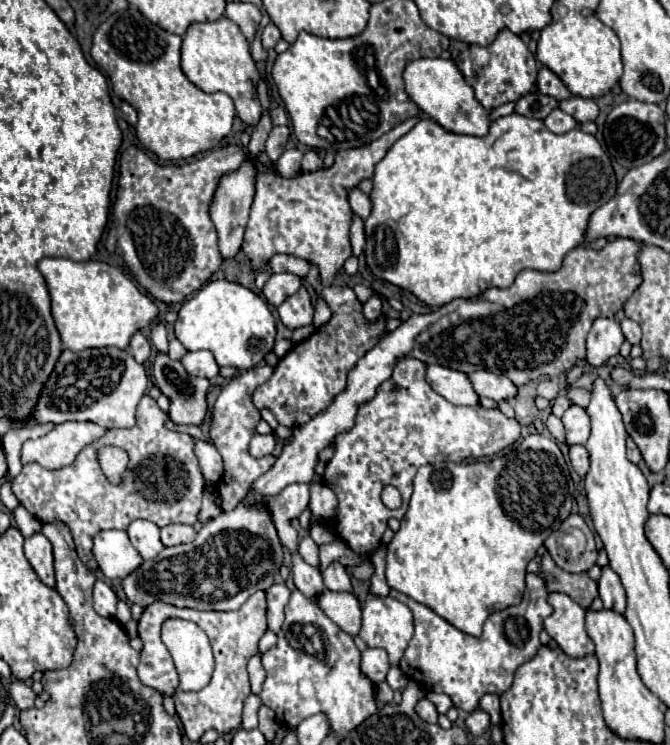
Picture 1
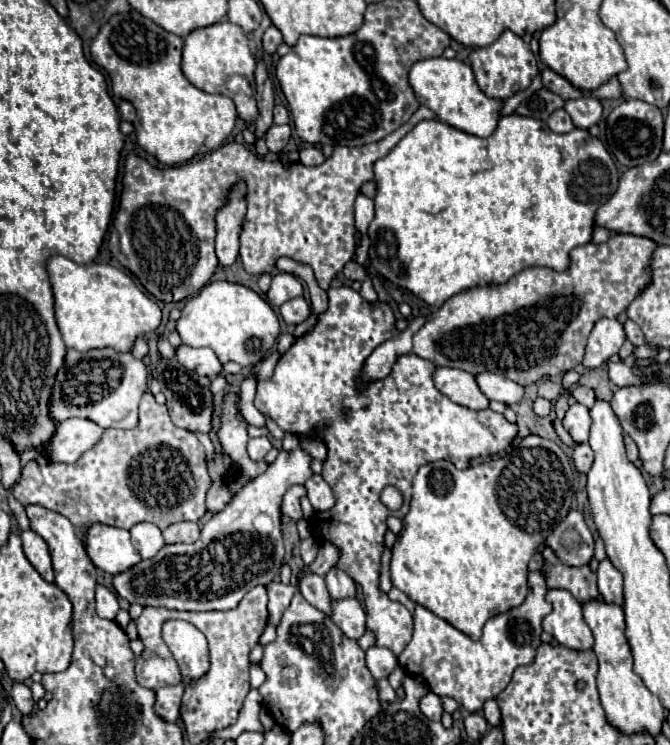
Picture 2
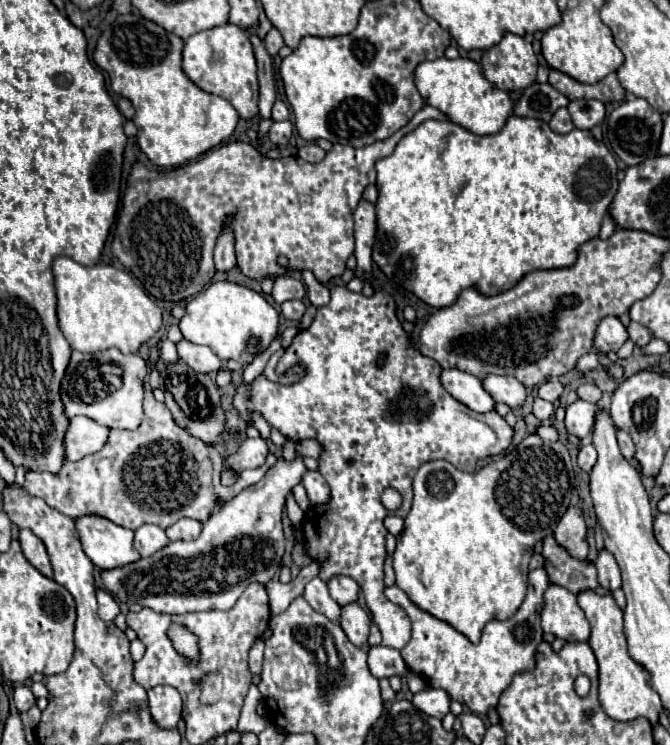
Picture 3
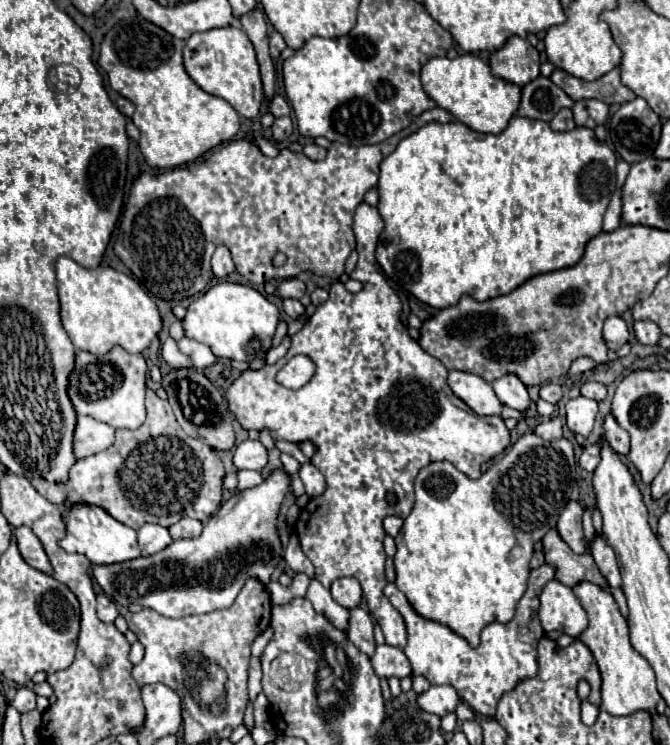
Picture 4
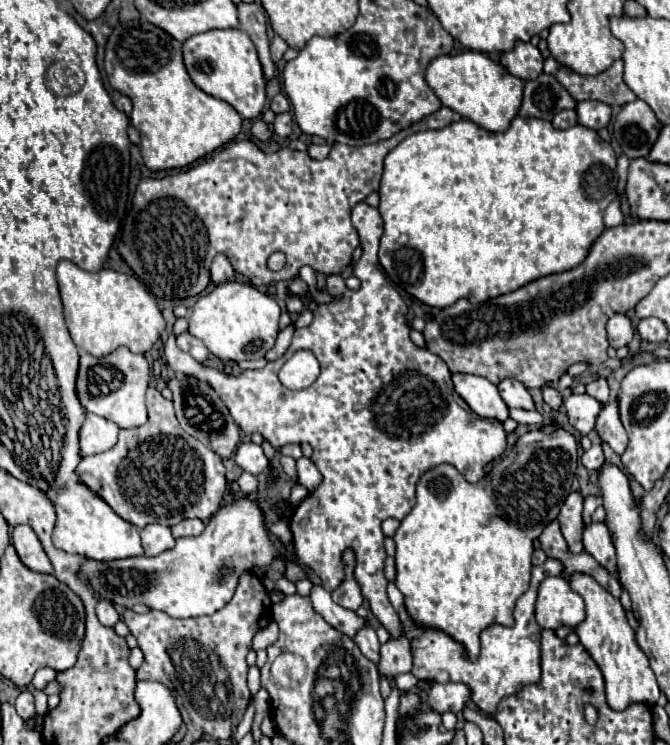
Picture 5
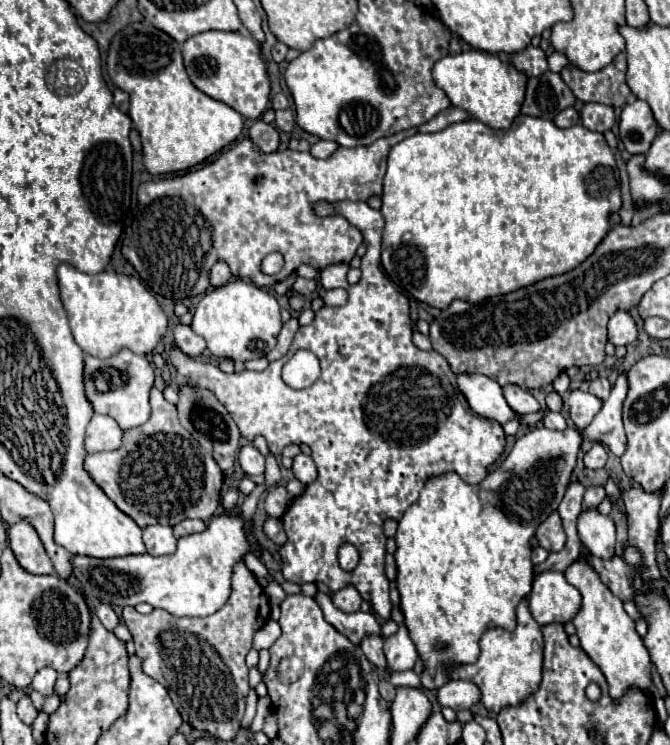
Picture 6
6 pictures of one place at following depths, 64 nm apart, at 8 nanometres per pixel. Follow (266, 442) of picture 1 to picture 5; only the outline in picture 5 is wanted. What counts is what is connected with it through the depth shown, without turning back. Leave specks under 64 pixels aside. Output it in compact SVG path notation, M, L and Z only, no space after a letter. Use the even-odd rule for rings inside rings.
M242 442L238 448L236 448L236 454L234 454L234 460L236 464L246 470L246 472L252 472L252 474L262 474L264 468L268 466L268 458L264 456L264 450L260 444L254 444L254 442Z

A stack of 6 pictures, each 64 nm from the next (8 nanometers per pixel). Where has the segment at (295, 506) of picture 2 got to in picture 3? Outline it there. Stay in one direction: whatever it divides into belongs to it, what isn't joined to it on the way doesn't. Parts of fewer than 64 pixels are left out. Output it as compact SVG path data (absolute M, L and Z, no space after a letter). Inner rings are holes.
M288 494L288 496L286 496L286 512L288 512L288 518L292 520L294 526L298 526L300 520L304 518L302 508L300 508L300 506L296 504L296 500L294 500L294 494Z

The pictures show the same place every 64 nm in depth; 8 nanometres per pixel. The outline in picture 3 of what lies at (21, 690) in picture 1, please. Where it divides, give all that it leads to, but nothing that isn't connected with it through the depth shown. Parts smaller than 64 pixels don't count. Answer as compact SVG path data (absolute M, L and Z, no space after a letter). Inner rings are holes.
M18 684L14 688L14 704L16 704L18 712L26 712L36 704L36 698L34 698L34 694L32 694L32 690L28 686Z

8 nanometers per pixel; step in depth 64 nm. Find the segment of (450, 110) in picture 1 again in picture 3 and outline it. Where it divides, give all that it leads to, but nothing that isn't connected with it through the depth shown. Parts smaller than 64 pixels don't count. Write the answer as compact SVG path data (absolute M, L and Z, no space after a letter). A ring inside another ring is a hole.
M442 56L432 62L420 62L414 70L414 84L426 104L438 108L450 122L478 136L496 134L504 126L506 118L512 114L514 108L514 102L510 100L508 92L492 88L492 84L484 80L478 62L468 58L448 60Z

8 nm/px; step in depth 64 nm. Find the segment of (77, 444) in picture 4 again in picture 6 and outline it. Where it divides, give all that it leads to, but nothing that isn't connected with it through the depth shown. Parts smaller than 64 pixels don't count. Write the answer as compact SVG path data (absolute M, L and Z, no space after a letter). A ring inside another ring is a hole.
M102 414L92 416L84 436L84 448L88 454L118 448L120 440L122 440L122 428L116 424L116 420Z

